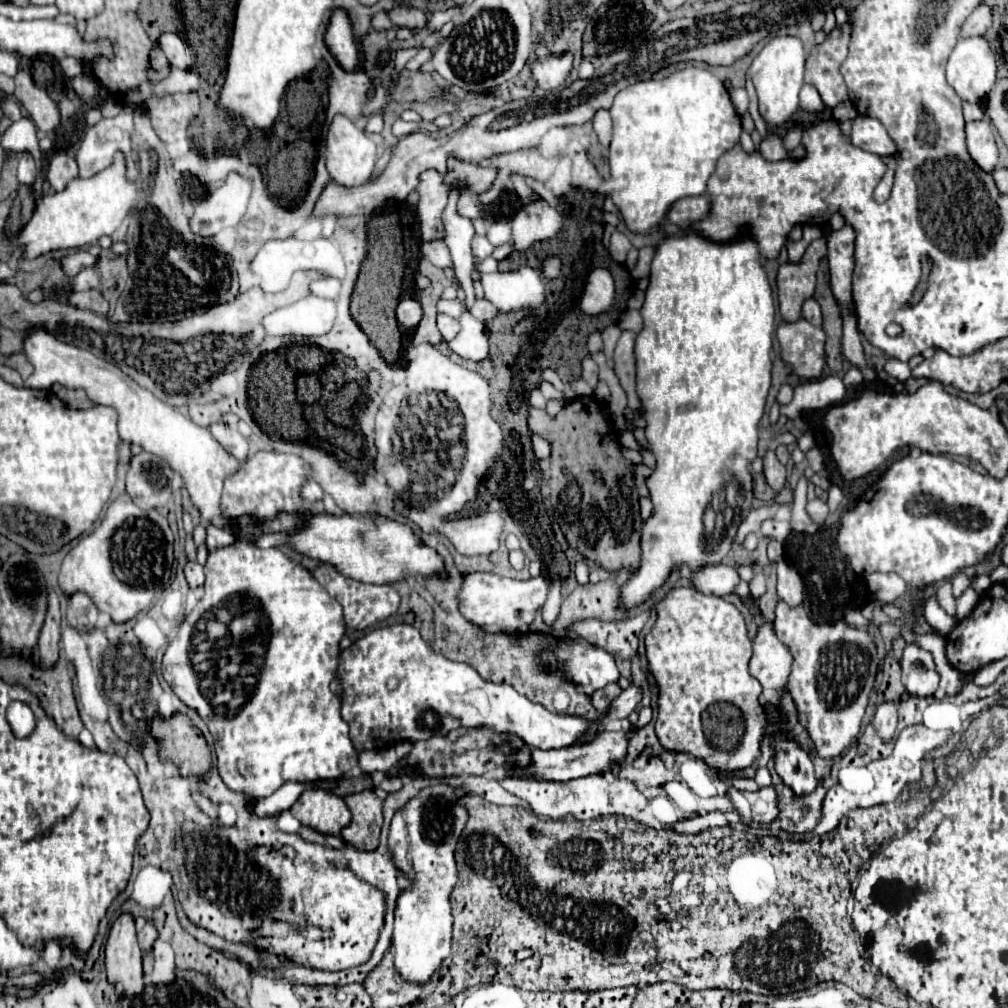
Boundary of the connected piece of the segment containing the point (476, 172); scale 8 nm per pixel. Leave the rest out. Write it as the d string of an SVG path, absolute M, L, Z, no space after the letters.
M454 157L448 159L447 167L445 182L448 186L452 188L454 184L458 184L460 190L468 188L474 194L486 192L494 184L494 178L498 174L498 170L492 166L474 166Z

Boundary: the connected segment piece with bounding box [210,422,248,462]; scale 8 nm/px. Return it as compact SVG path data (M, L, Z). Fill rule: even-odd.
M218 422L218 424L210 426L210 432L220 442L220 446L224 450L228 450L228 454L232 454L234 458L238 458L240 462L244 458L248 458L248 440L238 430L230 428L228 424Z

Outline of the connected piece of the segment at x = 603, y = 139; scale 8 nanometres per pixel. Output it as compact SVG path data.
M598 110L594 116L594 132L600 138L600 144L604 150L608 150L610 140L612 140L612 118L608 110Z

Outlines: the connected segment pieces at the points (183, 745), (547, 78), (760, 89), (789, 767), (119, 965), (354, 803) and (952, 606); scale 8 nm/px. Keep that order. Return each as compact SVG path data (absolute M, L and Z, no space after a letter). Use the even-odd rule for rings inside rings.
M176 714L170 720L156 716L152 724L152 736L158 742L160 760L176 764L180 776L202 778L210 772L210 748L188 716Z
M536 46L536 54L538 54L538 62L534 64L532 74L538 86L542 90L562 88L562 68L572 68L572 64L566 62L566 56L562 58L548 56L550 52L544 46Z
M794 36L772 38L764 50L754 58L750 66L750 78L754 82L760 114L770 126L784 126L792 122L792 116L798 112L798 94L804 84L804 48L802 42Z
M780 734L774 736L774 748L776 772L780 774L784 784L790 786L798 796L812 794L818 786L818 780L814 776L810 756L794 740L786 740Z
M122 914L110 928L106 940L106 976L110 984L122 986L126 998L140 998L144 992L142 952L130 914Z
M372 790L350 794L344 800L352 812L352 824L342 830L342 840L358 850L376 850L382 828L382 800Z
M946 580L940 584L940 588L936 590L936 600L940 604L940 608L950 614L952 618L956 618L956 598L952 594L952 584Z

